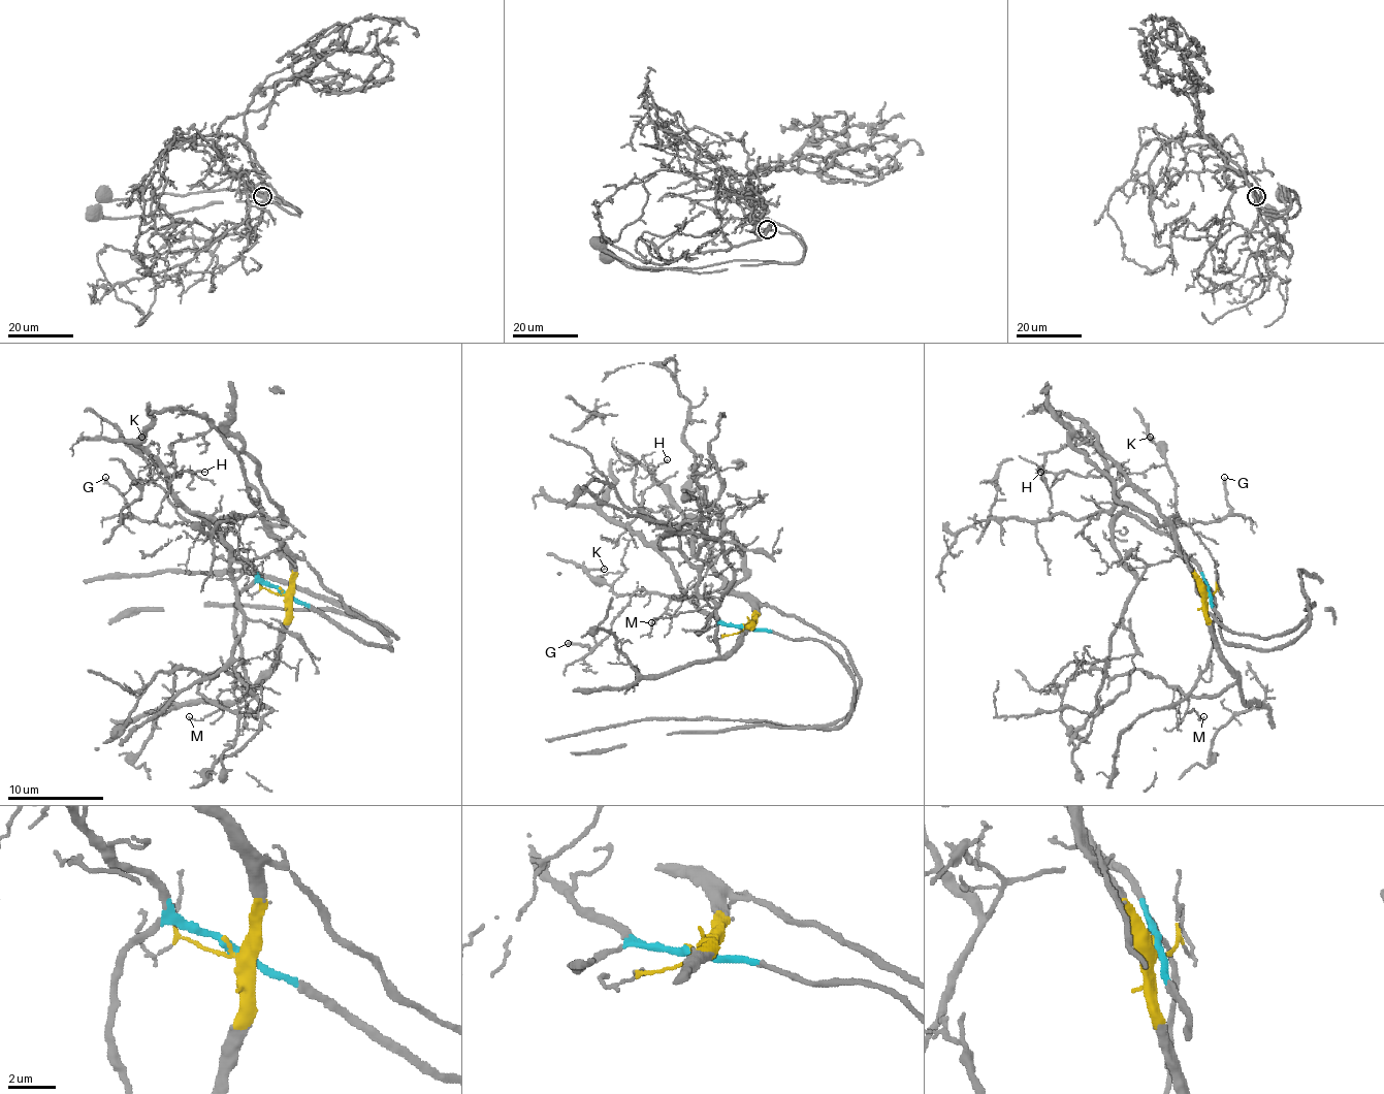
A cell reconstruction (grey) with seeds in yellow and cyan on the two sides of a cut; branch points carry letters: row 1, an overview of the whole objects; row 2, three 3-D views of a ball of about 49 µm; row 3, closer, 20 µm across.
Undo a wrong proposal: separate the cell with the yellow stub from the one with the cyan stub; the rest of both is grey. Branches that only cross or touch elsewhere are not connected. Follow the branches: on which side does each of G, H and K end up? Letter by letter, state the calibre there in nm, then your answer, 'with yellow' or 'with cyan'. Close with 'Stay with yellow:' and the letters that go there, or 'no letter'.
G: 240 nm | with yellow
H: 120 nm | with cyan
K: 130 nm | with yellow
Stay with yellow: G, K

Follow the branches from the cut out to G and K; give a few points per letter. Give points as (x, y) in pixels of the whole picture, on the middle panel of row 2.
G: (744, 625), (753, 606), (720, 589), (686, 597), (638, 589), (592, 649), (569, 642)
K: (744, 625), (753, 616), (753, 606), (746, 599), (720, 589), (701, 597), (616, 594), (587, 573), (605, 568)

